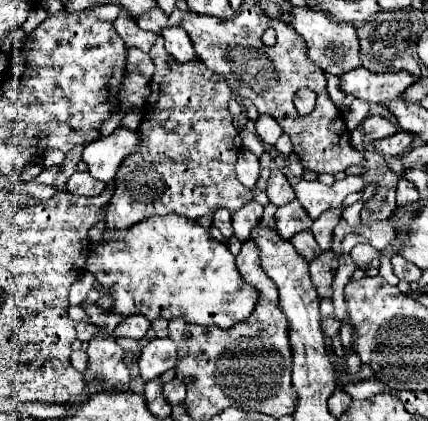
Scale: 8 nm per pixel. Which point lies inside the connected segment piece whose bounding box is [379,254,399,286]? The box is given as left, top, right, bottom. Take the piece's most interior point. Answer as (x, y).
(385, 269)

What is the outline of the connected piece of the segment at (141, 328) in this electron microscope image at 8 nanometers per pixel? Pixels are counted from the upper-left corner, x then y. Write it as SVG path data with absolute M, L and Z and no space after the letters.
M129 316L115 328L115 336L131 336L131 338L139 340L147 334L149 326L151 324L149 324L149 320L145 320L145 316Z

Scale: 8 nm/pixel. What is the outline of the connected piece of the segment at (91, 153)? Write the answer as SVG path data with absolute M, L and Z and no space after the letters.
M125 126L115 128L113 134L101 136L89 142L83 150L83 162L89 166L89 174L101 182L109 182L115 178L121 160L141 146L139 130L131 130Z

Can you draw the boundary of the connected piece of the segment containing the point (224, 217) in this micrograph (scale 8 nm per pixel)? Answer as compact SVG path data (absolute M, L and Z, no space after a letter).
M219 208L213 216L213 224L221 230L221 234L225 238L231 238L233 236L233 226L231 226L231 212L225 210L225 208Z

